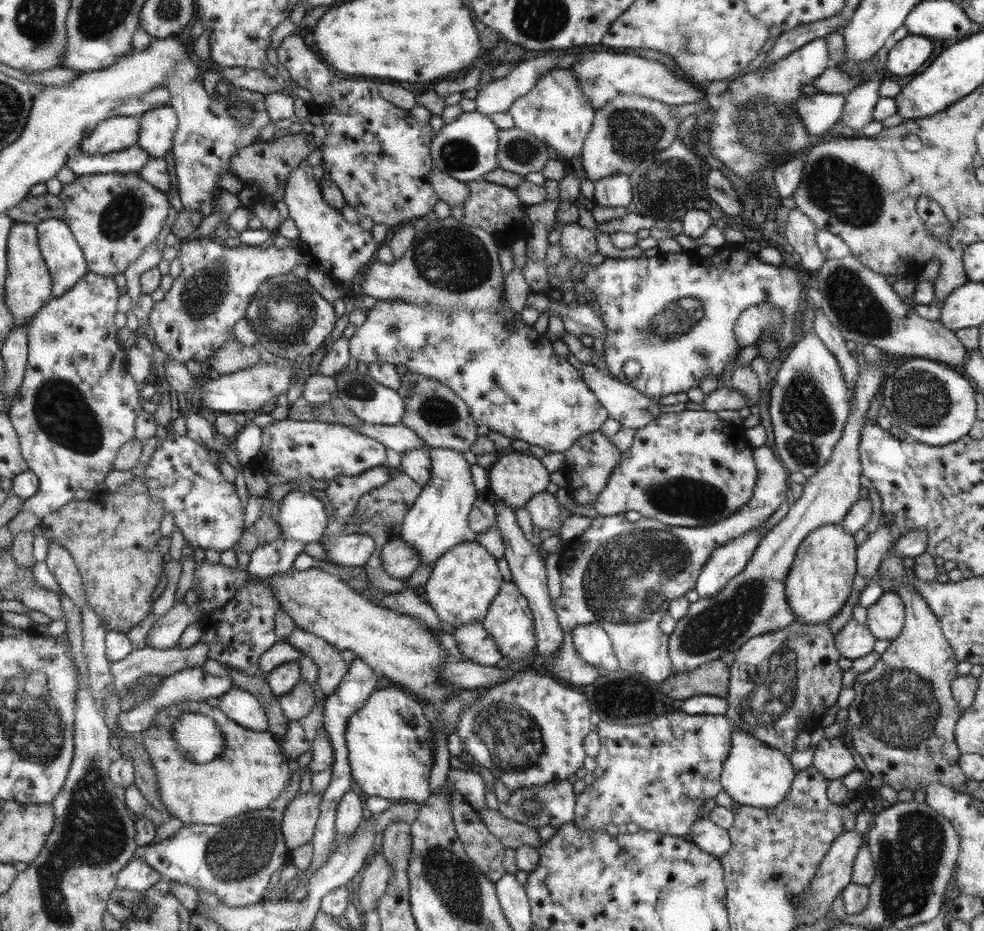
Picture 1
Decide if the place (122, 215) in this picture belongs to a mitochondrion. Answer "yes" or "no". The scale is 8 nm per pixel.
yes

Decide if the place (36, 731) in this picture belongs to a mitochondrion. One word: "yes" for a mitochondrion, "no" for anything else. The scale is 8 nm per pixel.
yes

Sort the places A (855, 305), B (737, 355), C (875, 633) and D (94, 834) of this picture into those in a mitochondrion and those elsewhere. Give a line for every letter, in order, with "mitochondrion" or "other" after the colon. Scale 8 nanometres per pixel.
A: mitochondrion
B: other
C: other
D: mitochondrion

